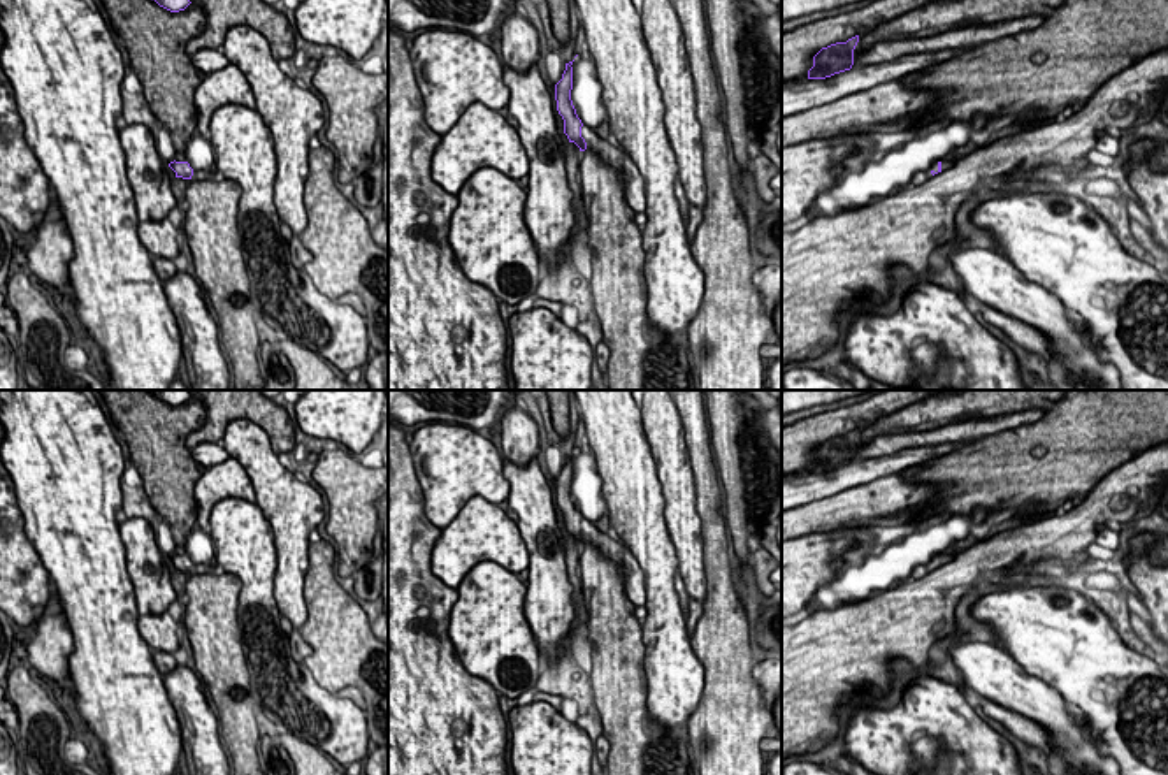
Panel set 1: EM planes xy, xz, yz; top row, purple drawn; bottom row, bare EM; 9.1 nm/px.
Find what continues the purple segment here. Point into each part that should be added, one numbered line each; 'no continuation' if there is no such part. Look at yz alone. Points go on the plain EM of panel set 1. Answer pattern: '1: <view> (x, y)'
1: yz (947, 557)

